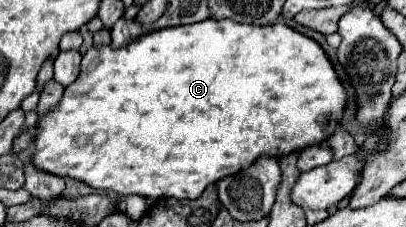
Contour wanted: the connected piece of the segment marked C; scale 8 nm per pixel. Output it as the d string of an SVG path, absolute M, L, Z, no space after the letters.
M204 20L180 28L162 28L160 32L150 32L148 36L140 36L140 40L132 40L128 48L112 48L110 44L94 44L88 48L88 52L82 56L80 76L76 82L66 86L62 100L44 114L36 128L36 152L32 154L32 164L42 170L50 172L62 178L74 178L80 182L86 182L90 188L96 190L108 190L120 196L138 194L144 198L180 198L180 200L194 200L198 198L208 184L218 182L220 178L226 178L230 174L236 174L240 168L248 168L260 154L266 156L282 156L286 152L302 150L306 146L322 144L334 128L342 120L346 104L346 92L340 84L336 70L332 62L326 58L324 50L308 36L292 30L286 24L270 24L270 26L248 26L248 24L236 24L232 20Z

